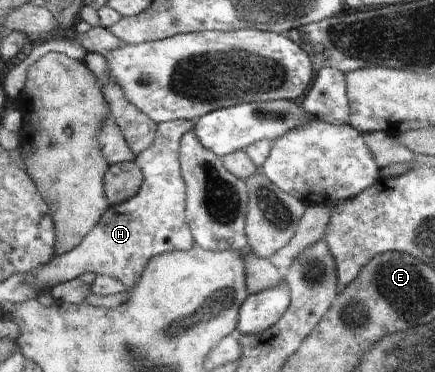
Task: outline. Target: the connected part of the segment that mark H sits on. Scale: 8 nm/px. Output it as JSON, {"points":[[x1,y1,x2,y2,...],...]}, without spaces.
{"points":[[169,120,157,126,153,143,134,159,144,175,143,185,128,200,112,206,78,246,62,256,54,255,24,282,39,289,75,280,82,273,103,274,119,280,128,290,139,281,147,262,168,251,191,249,195,245,186,220,186,185,180,168,180,139,194,127,192,120]]}

